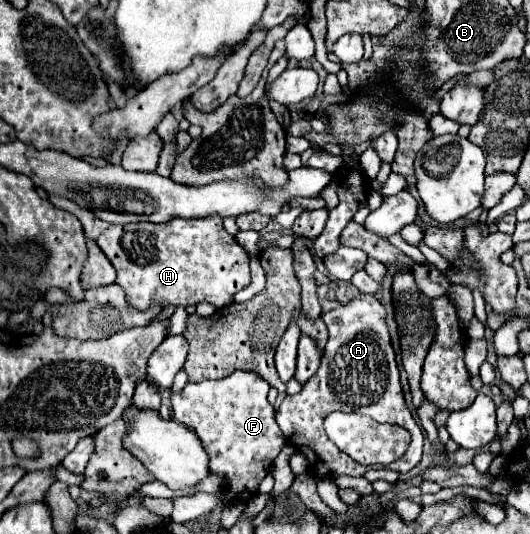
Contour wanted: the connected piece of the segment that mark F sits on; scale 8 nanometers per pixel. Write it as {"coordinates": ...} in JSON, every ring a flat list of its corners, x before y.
{"coordinates":[[234,371,218,381,186,383,178,395,172,395,172,415,200,437,210,455,210,471,226,477,232,499,246,501,256,495,260,481,272,471,272,463,286,443,274,419,276,411,268,403,268,391,268,381,254,371]]}

